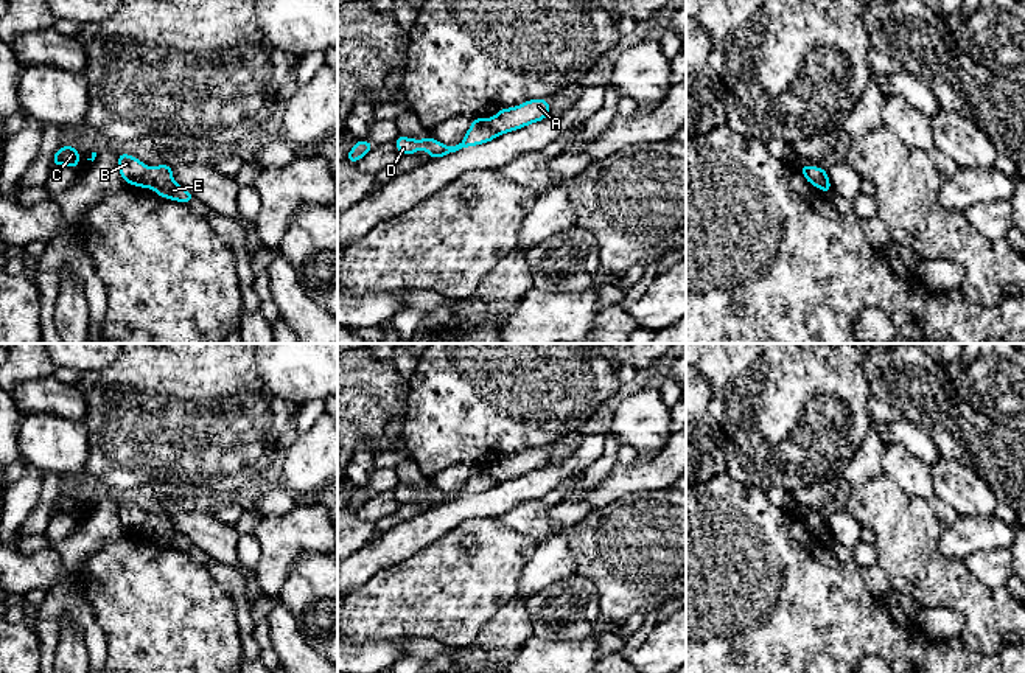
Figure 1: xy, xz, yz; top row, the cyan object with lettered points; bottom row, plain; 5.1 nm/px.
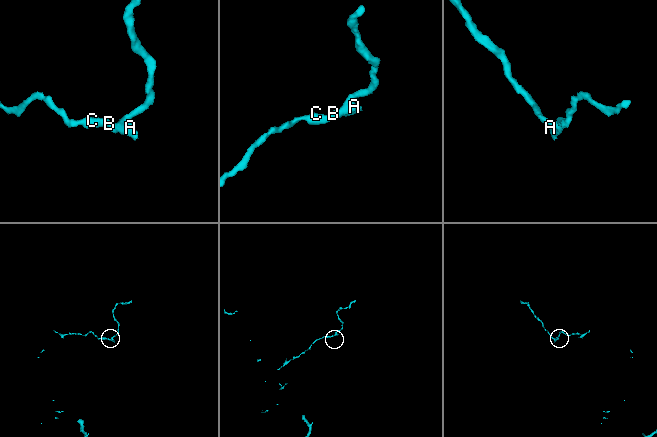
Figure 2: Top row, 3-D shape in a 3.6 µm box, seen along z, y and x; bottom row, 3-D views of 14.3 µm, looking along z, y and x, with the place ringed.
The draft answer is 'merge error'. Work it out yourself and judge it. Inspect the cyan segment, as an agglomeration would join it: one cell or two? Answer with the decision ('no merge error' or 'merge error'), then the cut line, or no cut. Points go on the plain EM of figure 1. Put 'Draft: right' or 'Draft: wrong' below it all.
no merge error; cut none
Draft: wrong

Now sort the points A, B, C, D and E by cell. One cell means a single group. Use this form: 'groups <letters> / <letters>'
groups A B C D E

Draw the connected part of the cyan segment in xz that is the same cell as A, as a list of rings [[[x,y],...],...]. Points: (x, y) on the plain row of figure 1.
[[[538,446],[526,449],[516,455],[501,457],[492,468],[482,465],[474,466],[464,488],[456,494],[445,494],[429,483],[422,488],[398,483],[394,491],[401,504],[417,502],[418,497],[425,494],[426,502],[431,507],[439,507],[462,496],[492,490],[499,482],[507,482],[527,472],[541,469],[549,465],[549,459],[549,448]]]

